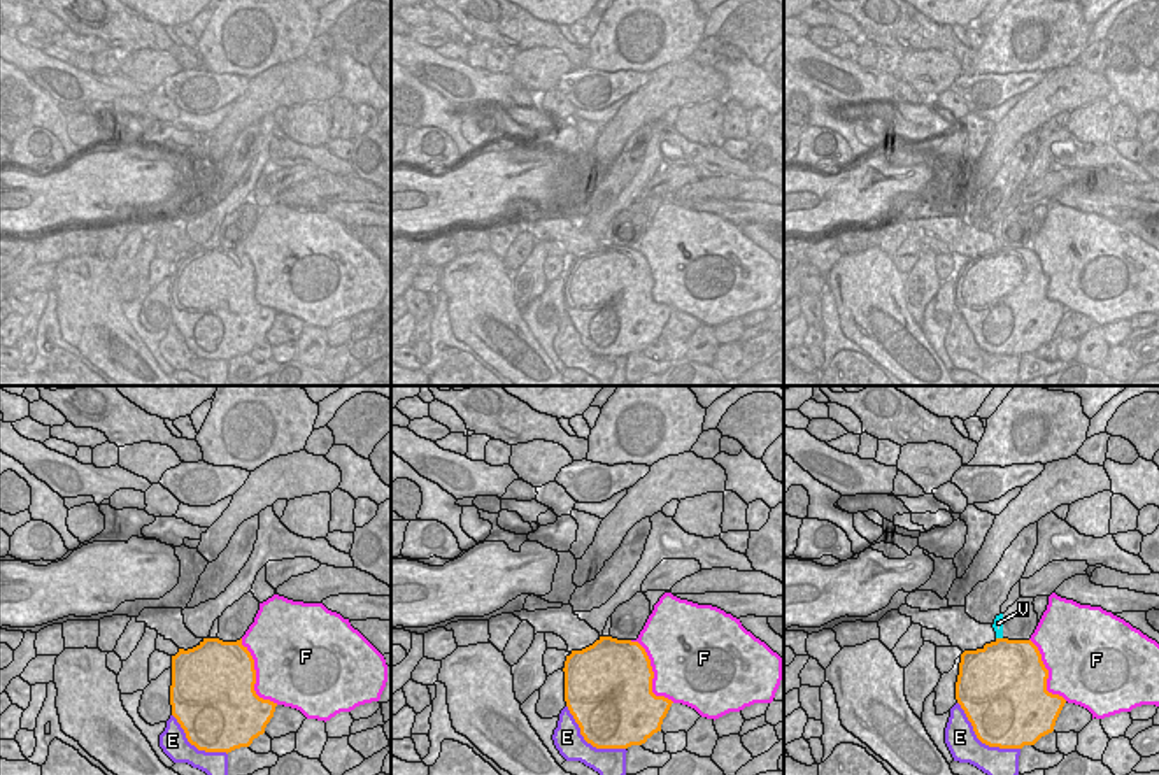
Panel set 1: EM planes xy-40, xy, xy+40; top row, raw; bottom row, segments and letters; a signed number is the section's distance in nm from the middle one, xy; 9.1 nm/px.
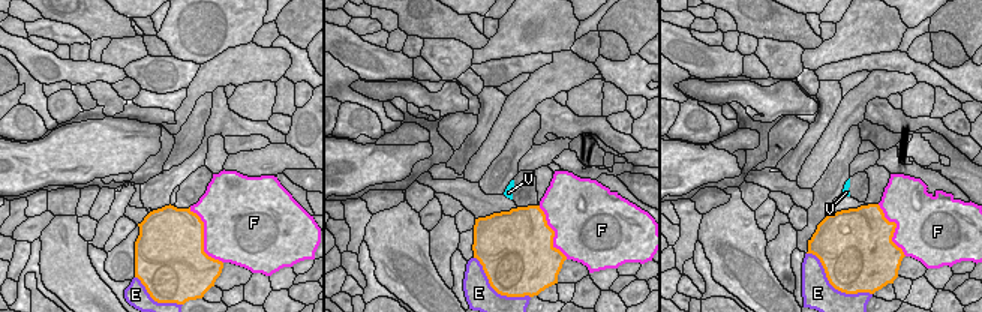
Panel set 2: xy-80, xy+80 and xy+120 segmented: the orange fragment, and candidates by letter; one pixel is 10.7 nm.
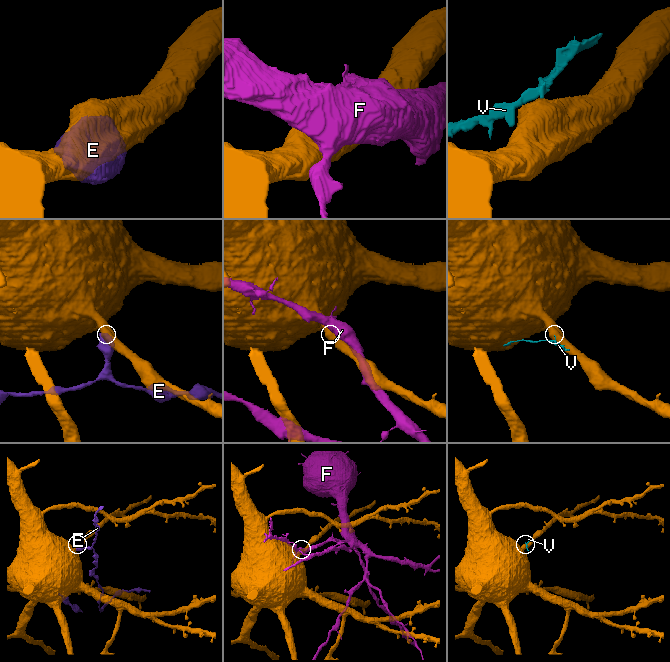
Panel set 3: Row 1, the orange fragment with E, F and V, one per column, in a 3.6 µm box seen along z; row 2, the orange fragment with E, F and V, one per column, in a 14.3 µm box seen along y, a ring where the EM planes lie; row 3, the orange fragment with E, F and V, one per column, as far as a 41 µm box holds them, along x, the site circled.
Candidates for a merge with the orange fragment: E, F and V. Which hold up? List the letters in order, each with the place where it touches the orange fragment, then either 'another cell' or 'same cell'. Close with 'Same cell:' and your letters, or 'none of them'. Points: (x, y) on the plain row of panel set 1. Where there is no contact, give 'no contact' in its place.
E: meets orange in xy+40 at (981, 348); another cell
F: meets orange in xy-40 at (255, 284); another cell
V: meets orange in xy+40 at (1000, 246); another cell
Same cell: none of them

